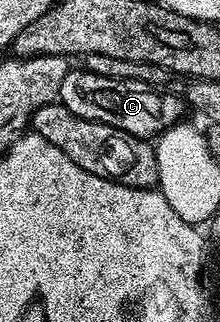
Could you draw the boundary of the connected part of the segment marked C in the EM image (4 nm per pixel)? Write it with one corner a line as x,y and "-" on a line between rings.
73,67
63,79
59,101
67,107
67,111
79,115
79,119
107,123
136,137
157,139
180,122
185,117
184,113
187,113
186,102
176,92
161,92
165,91
142,81
107,79
107,75
95,75
90,69

